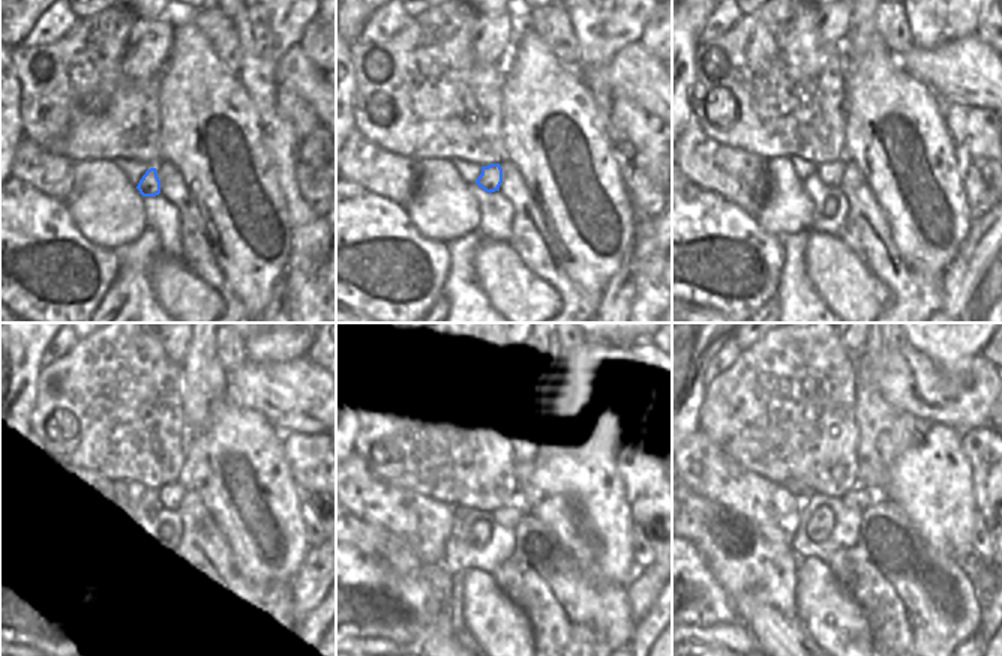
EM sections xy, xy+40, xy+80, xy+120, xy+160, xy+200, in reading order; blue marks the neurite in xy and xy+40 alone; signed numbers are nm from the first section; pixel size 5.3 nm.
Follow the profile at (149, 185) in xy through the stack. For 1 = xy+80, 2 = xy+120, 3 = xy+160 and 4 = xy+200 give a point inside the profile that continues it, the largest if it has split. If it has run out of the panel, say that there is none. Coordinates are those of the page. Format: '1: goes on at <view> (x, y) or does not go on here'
1: goes on at xy+80 (831, 174)
2: goes on at xy+120 (158, 506)
3: goes on at xy+160 (518, 500)
4: goes on at xy+200 (857, 497)

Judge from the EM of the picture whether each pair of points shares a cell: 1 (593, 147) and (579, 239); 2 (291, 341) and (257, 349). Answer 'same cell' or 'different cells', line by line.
1: same cell
2: same cell

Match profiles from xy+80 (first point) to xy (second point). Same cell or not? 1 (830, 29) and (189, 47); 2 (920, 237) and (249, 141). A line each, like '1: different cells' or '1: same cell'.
1: different cells
2: same cell

